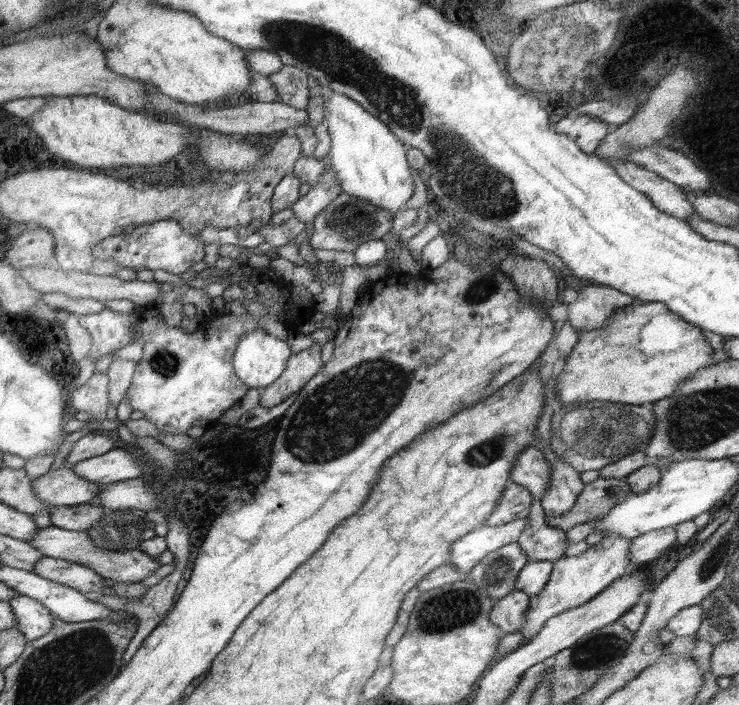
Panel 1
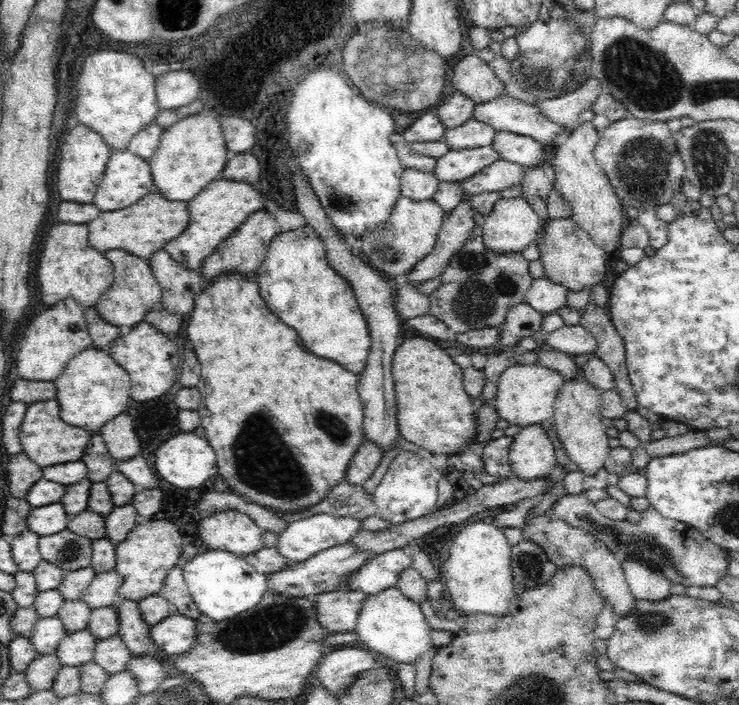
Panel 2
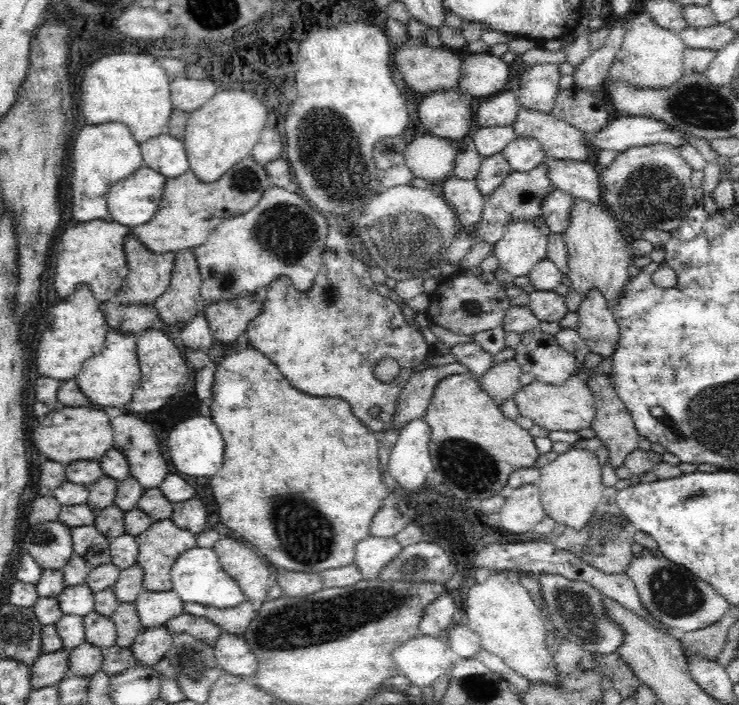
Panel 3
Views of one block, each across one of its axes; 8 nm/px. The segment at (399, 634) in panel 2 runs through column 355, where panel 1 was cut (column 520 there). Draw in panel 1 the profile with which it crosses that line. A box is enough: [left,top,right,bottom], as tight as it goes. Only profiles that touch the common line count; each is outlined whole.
[520,535,632,643]

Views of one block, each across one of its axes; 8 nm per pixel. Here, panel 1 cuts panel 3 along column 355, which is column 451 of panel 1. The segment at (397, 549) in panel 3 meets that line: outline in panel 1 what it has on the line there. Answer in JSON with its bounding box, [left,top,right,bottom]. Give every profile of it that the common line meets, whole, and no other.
[450,517,528,574]

